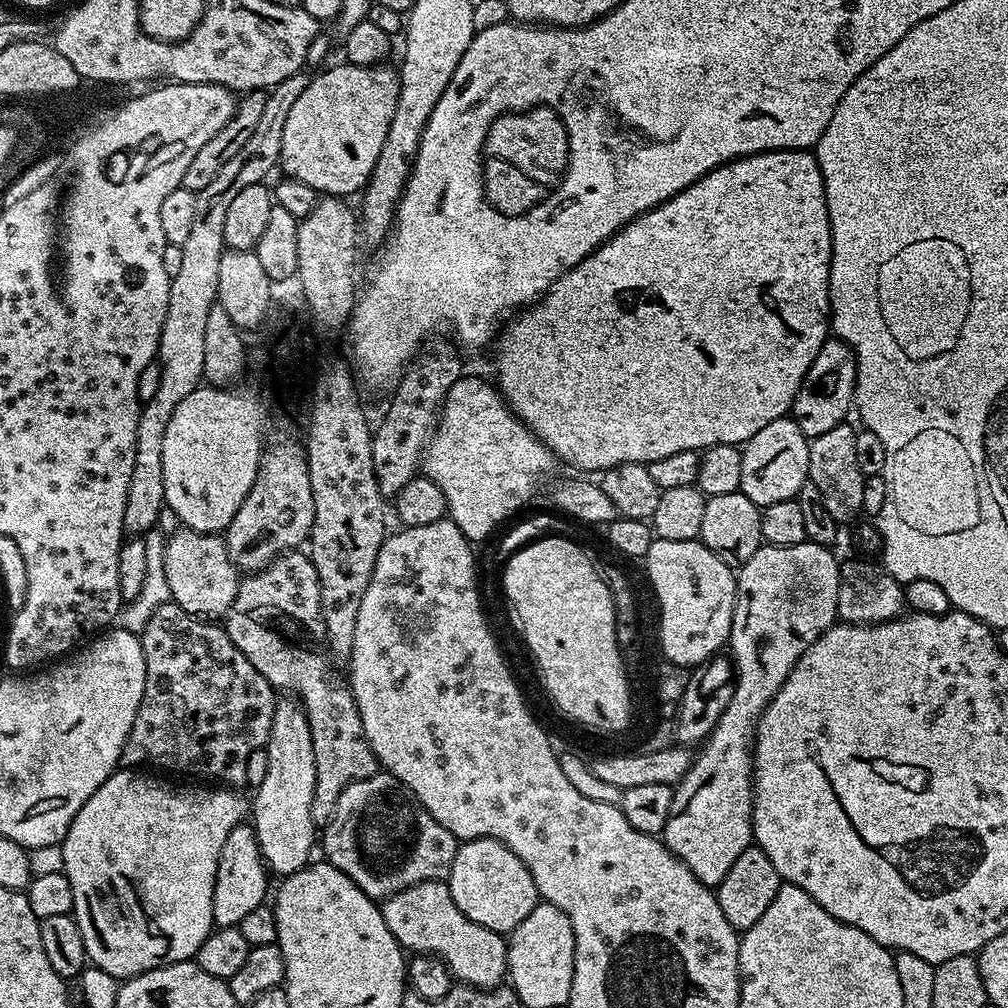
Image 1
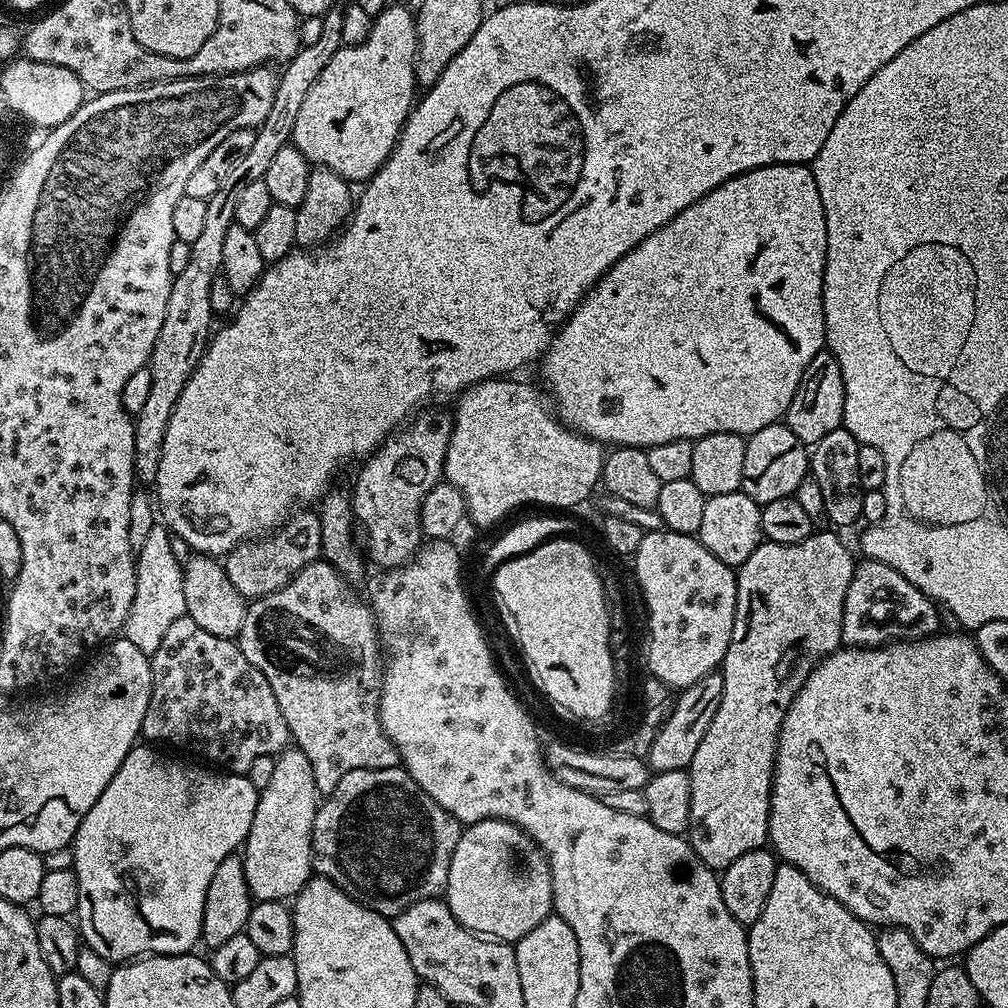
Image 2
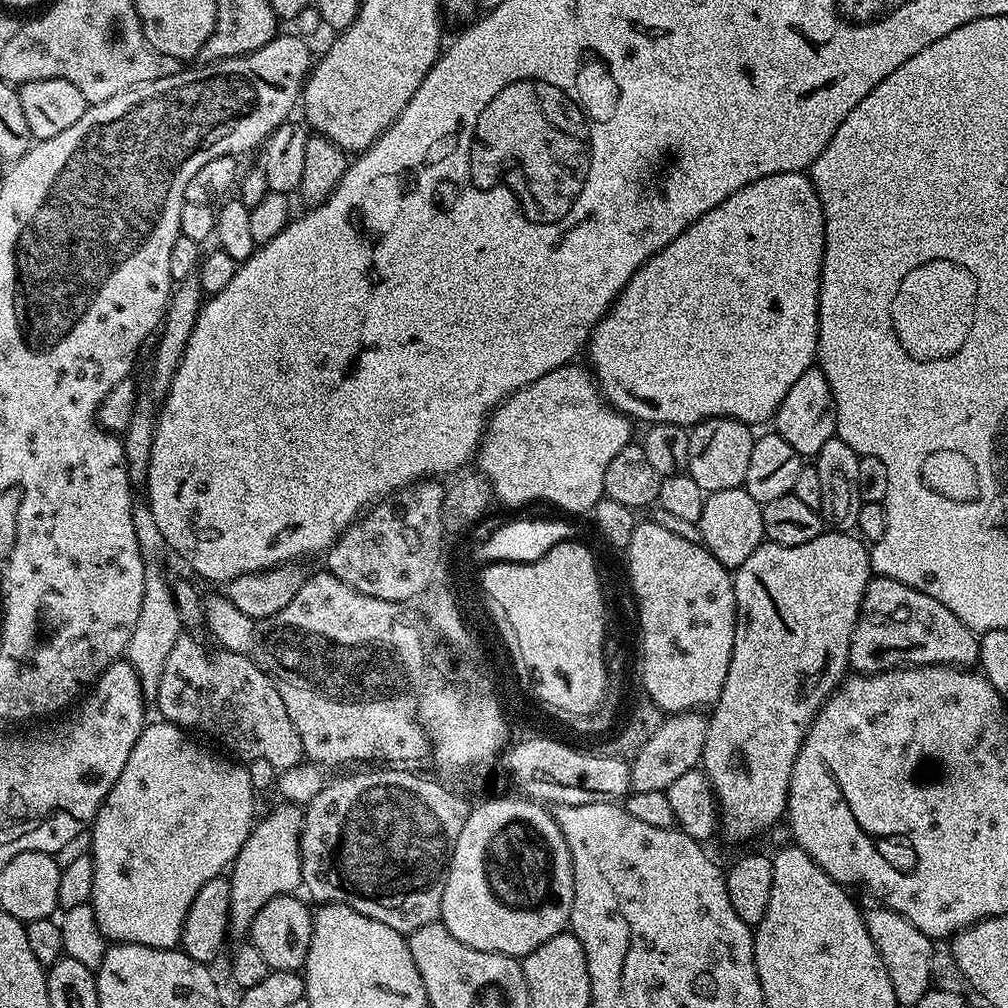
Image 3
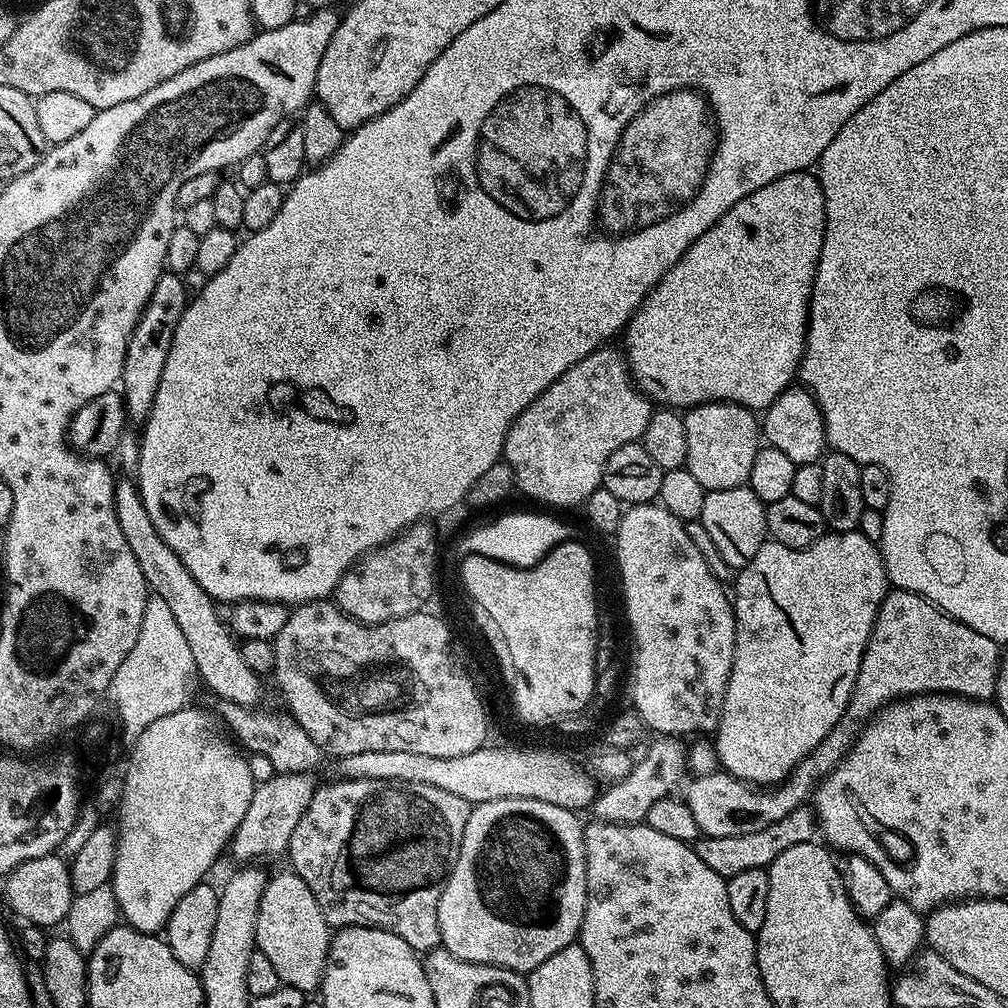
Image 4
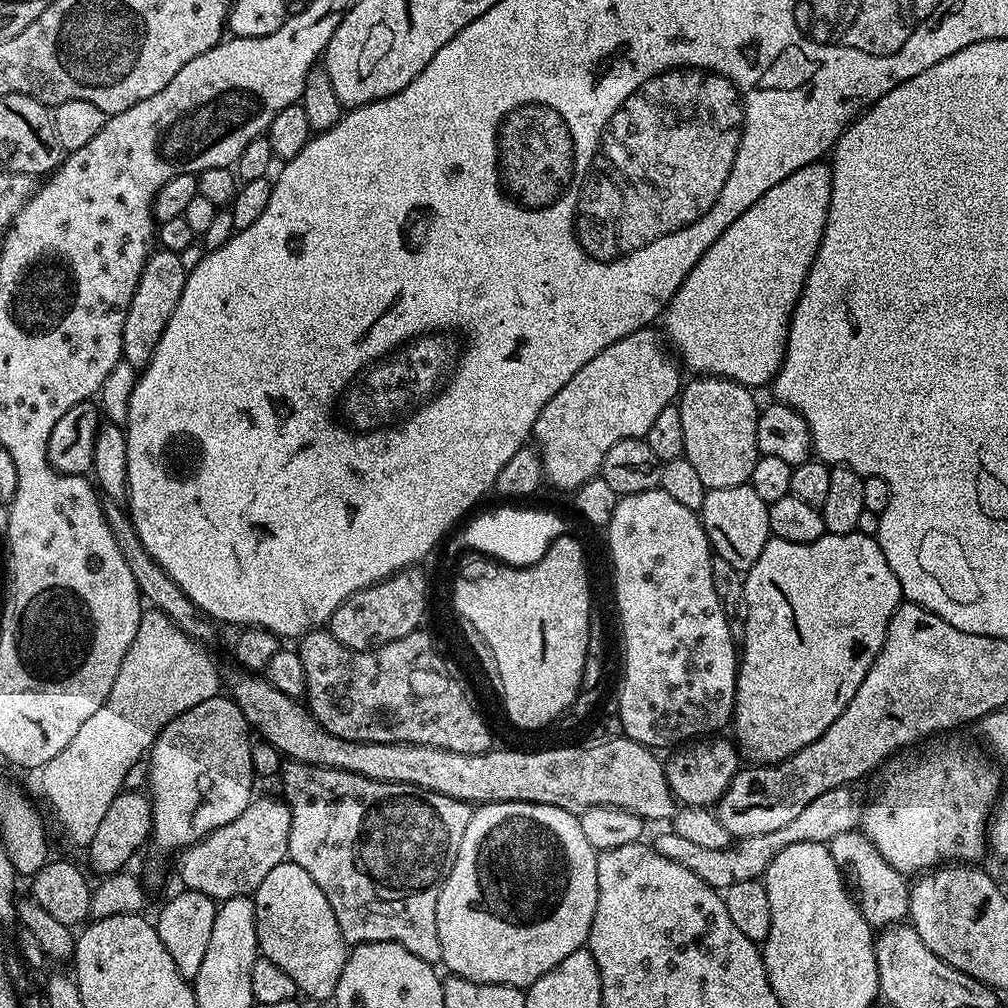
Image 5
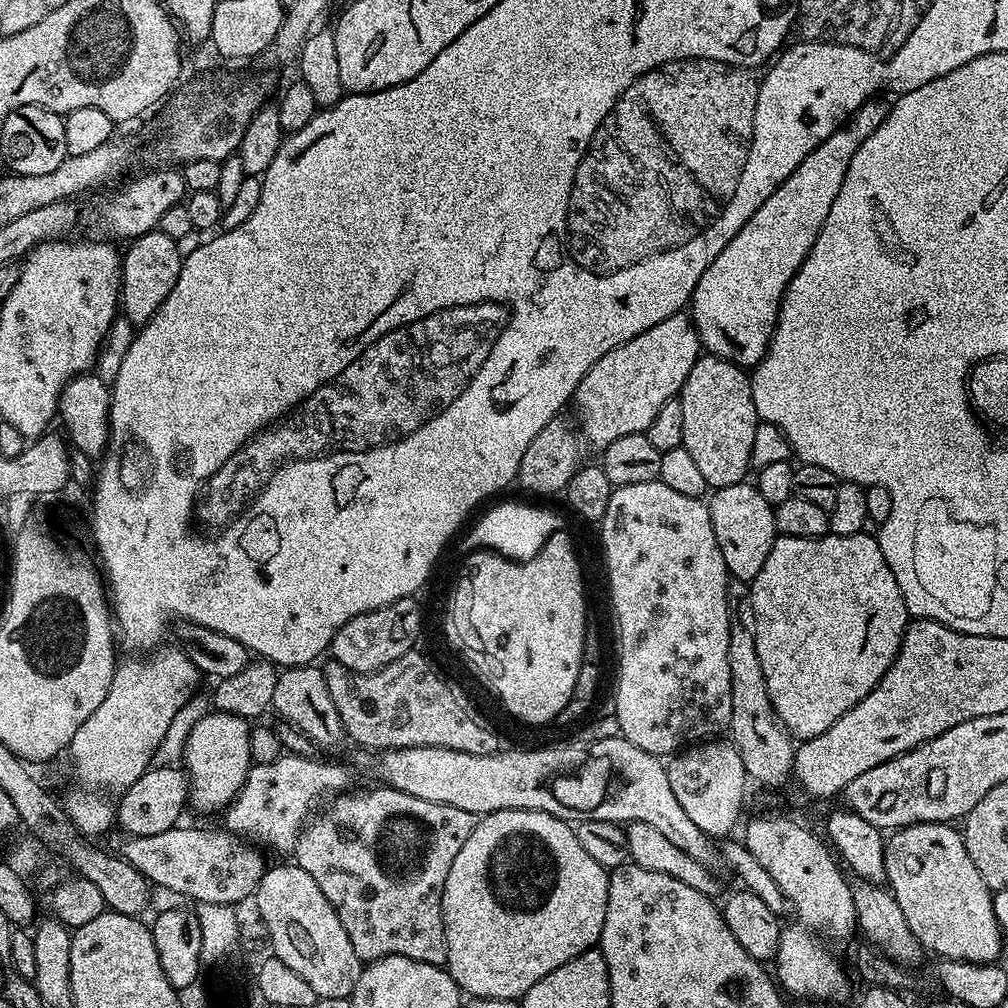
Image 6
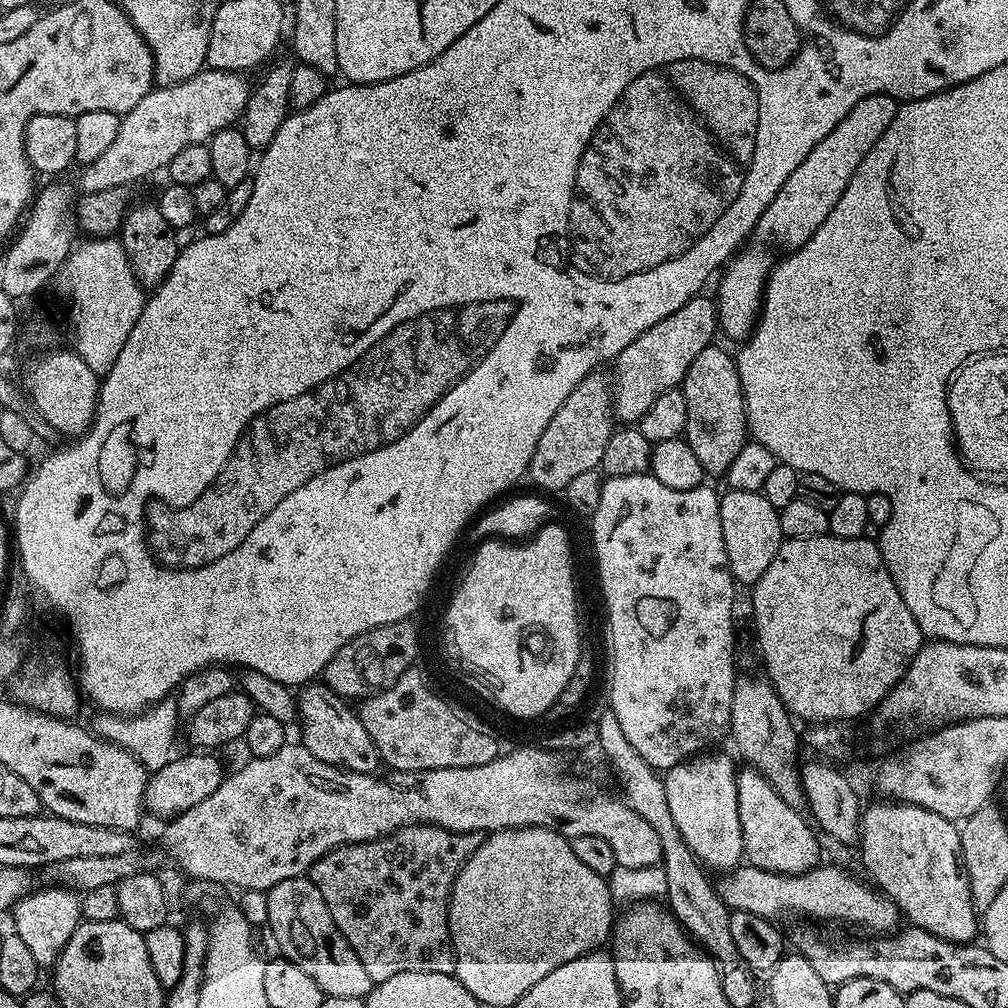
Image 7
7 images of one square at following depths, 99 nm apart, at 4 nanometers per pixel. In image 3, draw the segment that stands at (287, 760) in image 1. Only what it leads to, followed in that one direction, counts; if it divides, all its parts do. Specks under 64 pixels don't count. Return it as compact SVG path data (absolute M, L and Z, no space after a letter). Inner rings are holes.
M280 802L273 812L262 816L253 823L252 833L246 838L242 850L238 850L236 861L230 865L228 926L233 937L247 937L254 914L258 914L258 910L262 910L270 898L291 896L297 891L296 887L299 889L302 884L300 854L305 813L295 804Z

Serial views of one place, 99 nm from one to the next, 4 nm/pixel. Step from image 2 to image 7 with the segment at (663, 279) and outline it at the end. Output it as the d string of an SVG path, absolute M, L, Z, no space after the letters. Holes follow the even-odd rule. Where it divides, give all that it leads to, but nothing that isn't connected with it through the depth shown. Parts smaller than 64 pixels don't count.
M884 92L862 98L858 106L854 106L854 110L850 110L850 114L846 114L846 118L842 118L842 122L838 122L838 126L834 126L834 130L830 130L830 134L826 134L814 150L810 150L794 174L782 182L782 190L774 194L774 202L766 206L762 218L758 218L756 229L752 231L751 239L760 244L749 243L743 250L737 251L719 277L720 300L715 301L715 306L721 333L725 332L735 342L743 342L752 335L760 319L760 305L764 303L764 286L774 267L774 260L768 257L768 248L801 248L812 237L814 230L826 222L830 210L838 206L838 198L842 198L842 190L846 190L854 170L858 170L858 162L866 158L874 142L882 138L886 126L894 122L897 107L897 100Z

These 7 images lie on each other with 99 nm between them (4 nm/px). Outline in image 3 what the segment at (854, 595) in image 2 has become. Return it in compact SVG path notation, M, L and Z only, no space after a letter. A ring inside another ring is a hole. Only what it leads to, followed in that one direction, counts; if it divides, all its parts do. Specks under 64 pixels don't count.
M877 575L868 582L868 592L864 596L863 602L860 604L860 617L854 626L854 634L850 638L850 654L848 662L851 671L856 674L871 674L874 672L886 672L893 668L902 668L905 666L919 666L921 664L951 664L953 666L972 666L979 661L980 658L980 641L977 633L967 628L960 619L954 614L950 614L950 610L946 610L946 606L942 606L942 602L934 602L934 598L930 598L930 594L922 594L917 588L906 586L897 580L891 580L889 576Z

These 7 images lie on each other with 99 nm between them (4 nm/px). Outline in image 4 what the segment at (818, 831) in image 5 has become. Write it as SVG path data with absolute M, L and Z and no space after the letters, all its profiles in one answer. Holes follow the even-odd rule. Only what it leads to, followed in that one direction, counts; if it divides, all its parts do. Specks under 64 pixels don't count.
M801 806L790 810L786 818L778 818L778 822L770 822L770 826L762 826L762 830L754 830L750 834L730 834L730 838L701 835L695 841L694 847L698 858L702 858L702 862L706 862L706 866L714 870L714 874L727 878L734 874L742 874L742 870L767 869L768 865L774 862L774 858L782 854L782 850L809 843L817 832L818 825L813 809Z

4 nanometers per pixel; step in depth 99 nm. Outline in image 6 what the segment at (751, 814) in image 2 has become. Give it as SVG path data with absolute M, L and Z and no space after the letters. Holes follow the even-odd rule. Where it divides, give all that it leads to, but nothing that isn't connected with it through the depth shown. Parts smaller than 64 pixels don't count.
M864 531L849 536L829 534L819 536L817 540L777 535L766 562L762 562L762 570L758 570L756 577L751 580L750 589L756 623L758 659L762 666L762 674L765 676L766 690L772 697L773 710L777 718L800 742L830 730L830 726L834 726L834 722L838 722L838 718L842 718L846 710L853 708L859 700L866 698L866 694L870 694L870 690L874 690L874 686L878 686L882 674L886 674L886 670L890 670L890 666L896 661L904 630L910 623L908 607L902 598L902 590L898 590L898 582L890 566L886 566L886 558L882 558L880 541L875 536L868 536Z

